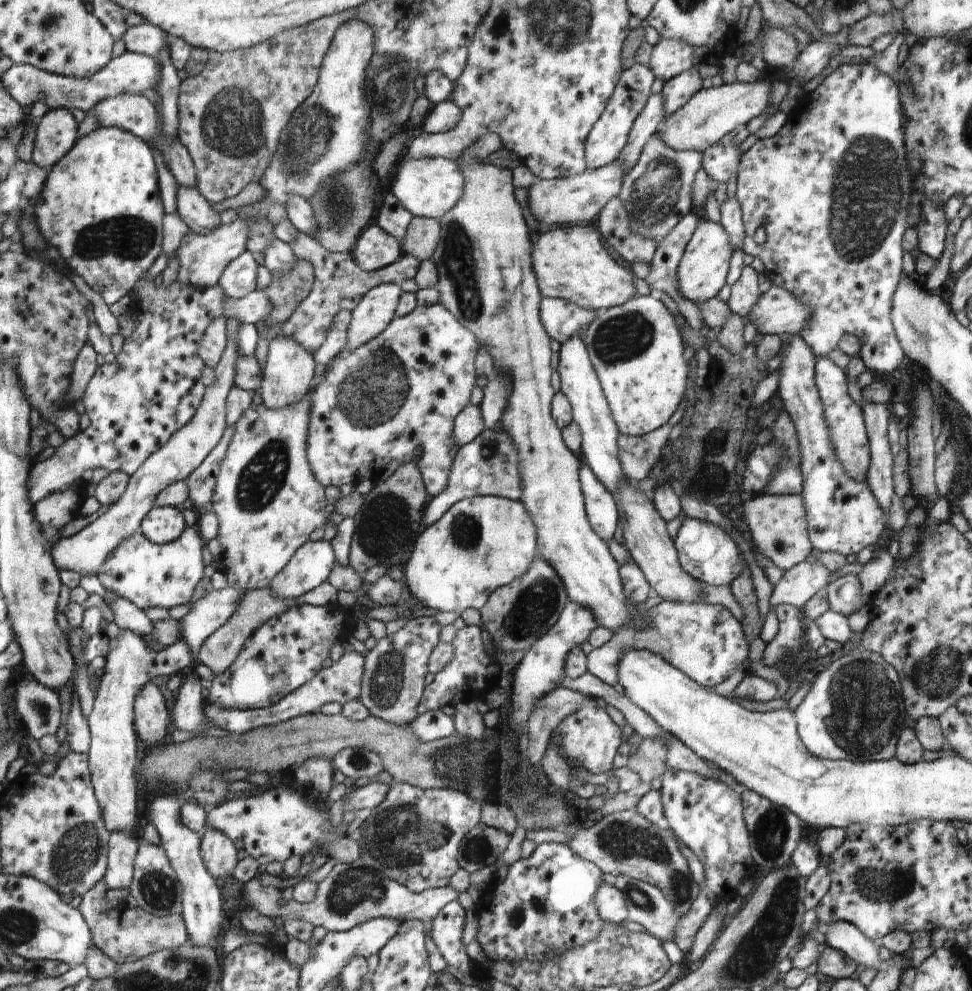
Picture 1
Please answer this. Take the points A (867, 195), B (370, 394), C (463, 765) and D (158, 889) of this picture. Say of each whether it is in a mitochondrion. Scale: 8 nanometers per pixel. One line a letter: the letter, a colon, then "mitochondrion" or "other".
A: mitochondrion
B: mitochondrion
C: mitochondrion
D: mitochondrion

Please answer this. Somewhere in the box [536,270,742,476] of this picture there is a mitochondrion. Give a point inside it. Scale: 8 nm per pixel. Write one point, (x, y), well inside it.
(624, 337)

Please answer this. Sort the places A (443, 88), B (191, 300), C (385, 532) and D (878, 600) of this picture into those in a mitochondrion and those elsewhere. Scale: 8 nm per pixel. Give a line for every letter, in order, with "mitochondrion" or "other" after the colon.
A: other
B: other
C: mitochondrion
D: other

